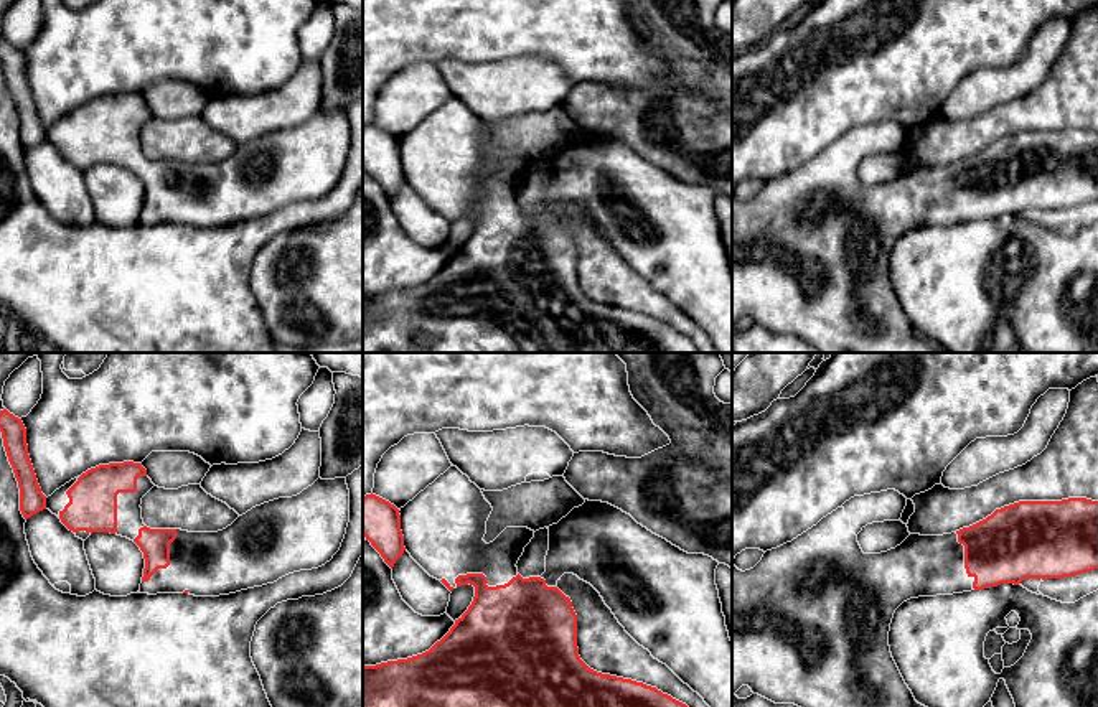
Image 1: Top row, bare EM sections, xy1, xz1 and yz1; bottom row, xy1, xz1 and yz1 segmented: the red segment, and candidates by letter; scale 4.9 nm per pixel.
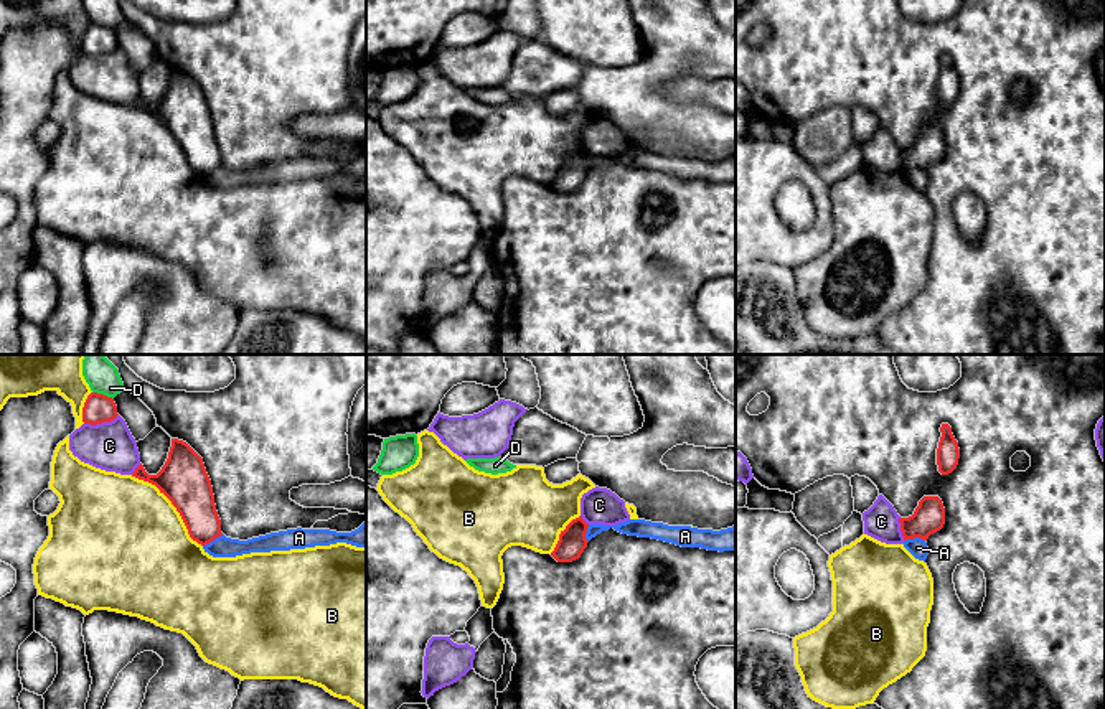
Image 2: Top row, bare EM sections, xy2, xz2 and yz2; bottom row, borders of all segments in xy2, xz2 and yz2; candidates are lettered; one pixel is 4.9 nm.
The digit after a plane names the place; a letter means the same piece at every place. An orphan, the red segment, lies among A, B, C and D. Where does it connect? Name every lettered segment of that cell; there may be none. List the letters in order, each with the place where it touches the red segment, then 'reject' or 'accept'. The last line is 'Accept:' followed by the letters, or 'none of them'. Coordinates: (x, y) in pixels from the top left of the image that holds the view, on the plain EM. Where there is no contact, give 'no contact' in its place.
A: contact yz2 (914, 167); reject
B: contact xy2 (172, 134); reject
C: contact xy2 (101, 53); reject
D: contact xy2 (103, 25); reject
Accept: none of them

